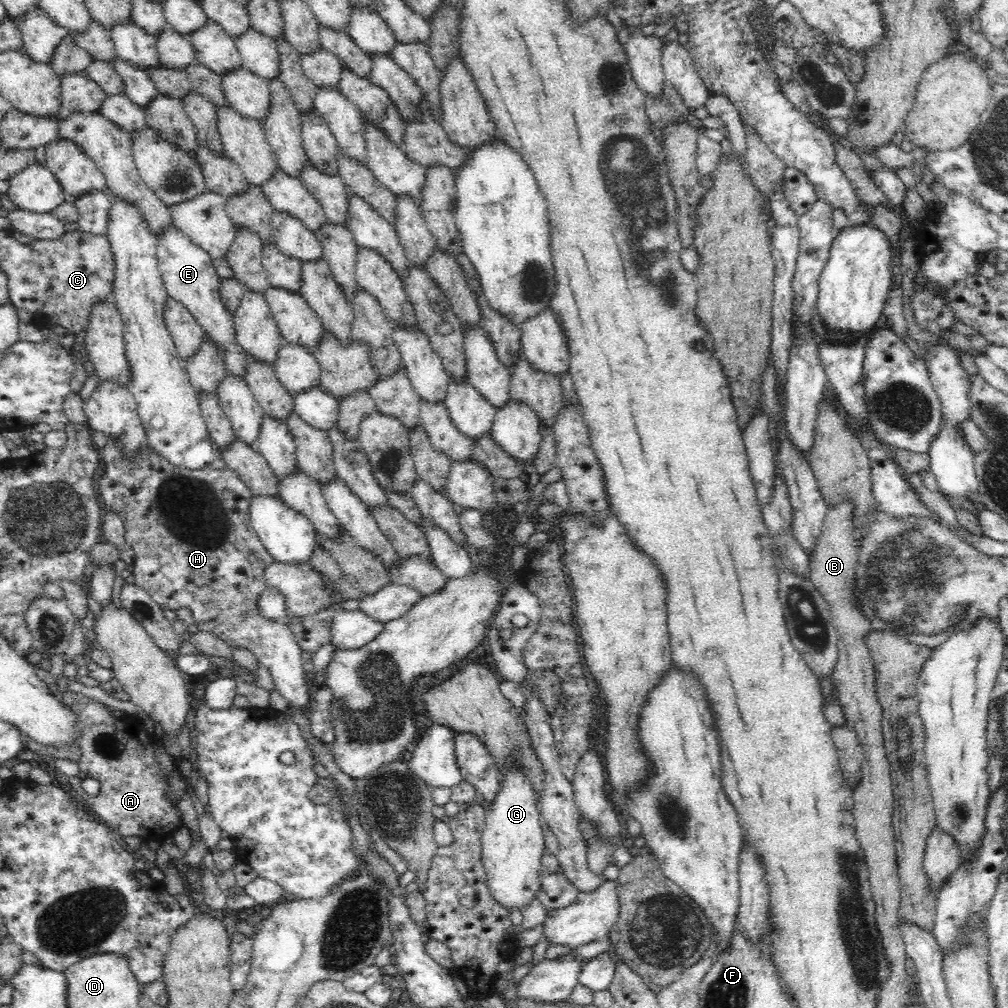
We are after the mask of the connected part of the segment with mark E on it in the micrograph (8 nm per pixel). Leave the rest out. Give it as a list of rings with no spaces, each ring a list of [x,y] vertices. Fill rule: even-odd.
[[[176,225],[166,227],[157,239],[158,268],[168,295],[184,303],[184,306],[200,324],[204,336],[222,349],[222,358],[226,363],[226,375],[243,378],[250,355],[233,341],[235,337],[234,314],[226,310],[222,302],[220,296],[222,278],[216,272],[212,257],[204,249],[195,245],[194,241],[188,239],[188,235]]]

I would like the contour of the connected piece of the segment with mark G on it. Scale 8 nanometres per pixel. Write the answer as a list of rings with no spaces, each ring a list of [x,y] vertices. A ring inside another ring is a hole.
[[[520,767],[506,769],[498,795],[486,809],[485,829],[481,838],[481,861],[486,869],[490,895],[496,899],[496,903],[504,905],[508,912],[516,909],[522,912],[526,904],[537,897],[541,878],[545,874],[540,863],[545,848],[540,826],[541,810],[528,775]]]

